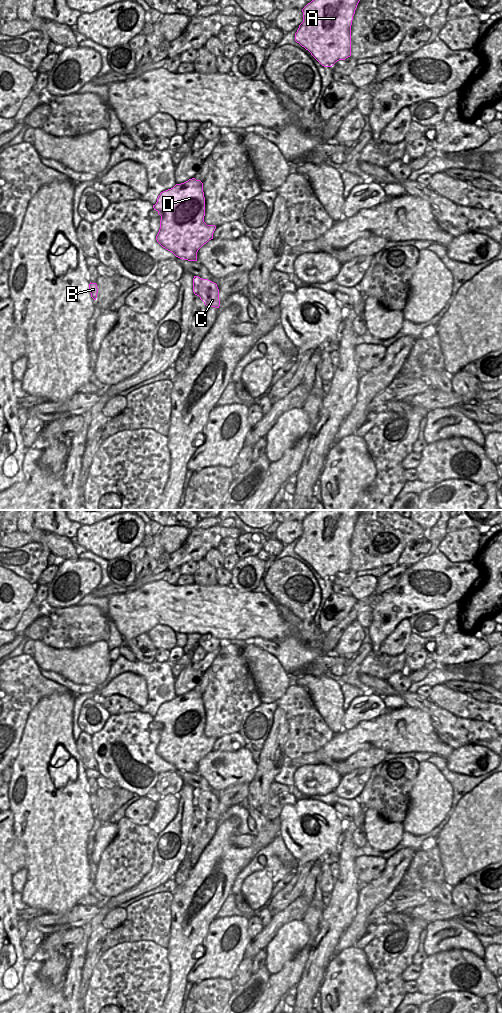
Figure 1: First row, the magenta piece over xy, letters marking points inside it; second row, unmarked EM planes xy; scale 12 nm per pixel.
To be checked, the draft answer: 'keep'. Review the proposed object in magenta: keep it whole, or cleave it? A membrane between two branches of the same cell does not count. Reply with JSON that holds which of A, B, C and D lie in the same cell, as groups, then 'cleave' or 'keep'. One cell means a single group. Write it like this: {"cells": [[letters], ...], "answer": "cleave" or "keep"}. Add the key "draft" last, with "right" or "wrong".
{"cells": [["A", "B", "C", "D"]], "answer": "keep", "draft": "right"}

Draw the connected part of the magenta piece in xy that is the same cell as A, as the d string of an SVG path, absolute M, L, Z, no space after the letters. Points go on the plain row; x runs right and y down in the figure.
M315 510L303 521L303 534L295 545L295 553L308 562L324 579L351 568L351 537L361 510Z

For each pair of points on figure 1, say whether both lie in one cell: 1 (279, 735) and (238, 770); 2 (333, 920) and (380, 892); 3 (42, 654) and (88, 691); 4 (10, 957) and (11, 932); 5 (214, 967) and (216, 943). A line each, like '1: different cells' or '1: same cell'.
1: different cells
2: different cells
3: different cells
4: same cell
5: same cell

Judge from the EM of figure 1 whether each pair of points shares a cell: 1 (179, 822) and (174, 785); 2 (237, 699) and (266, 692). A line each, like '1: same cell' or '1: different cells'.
1: different cells
2: different cells

